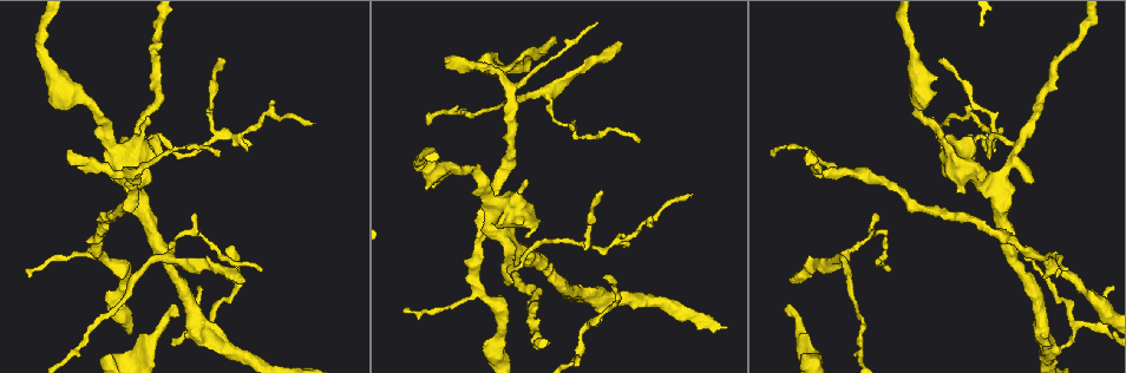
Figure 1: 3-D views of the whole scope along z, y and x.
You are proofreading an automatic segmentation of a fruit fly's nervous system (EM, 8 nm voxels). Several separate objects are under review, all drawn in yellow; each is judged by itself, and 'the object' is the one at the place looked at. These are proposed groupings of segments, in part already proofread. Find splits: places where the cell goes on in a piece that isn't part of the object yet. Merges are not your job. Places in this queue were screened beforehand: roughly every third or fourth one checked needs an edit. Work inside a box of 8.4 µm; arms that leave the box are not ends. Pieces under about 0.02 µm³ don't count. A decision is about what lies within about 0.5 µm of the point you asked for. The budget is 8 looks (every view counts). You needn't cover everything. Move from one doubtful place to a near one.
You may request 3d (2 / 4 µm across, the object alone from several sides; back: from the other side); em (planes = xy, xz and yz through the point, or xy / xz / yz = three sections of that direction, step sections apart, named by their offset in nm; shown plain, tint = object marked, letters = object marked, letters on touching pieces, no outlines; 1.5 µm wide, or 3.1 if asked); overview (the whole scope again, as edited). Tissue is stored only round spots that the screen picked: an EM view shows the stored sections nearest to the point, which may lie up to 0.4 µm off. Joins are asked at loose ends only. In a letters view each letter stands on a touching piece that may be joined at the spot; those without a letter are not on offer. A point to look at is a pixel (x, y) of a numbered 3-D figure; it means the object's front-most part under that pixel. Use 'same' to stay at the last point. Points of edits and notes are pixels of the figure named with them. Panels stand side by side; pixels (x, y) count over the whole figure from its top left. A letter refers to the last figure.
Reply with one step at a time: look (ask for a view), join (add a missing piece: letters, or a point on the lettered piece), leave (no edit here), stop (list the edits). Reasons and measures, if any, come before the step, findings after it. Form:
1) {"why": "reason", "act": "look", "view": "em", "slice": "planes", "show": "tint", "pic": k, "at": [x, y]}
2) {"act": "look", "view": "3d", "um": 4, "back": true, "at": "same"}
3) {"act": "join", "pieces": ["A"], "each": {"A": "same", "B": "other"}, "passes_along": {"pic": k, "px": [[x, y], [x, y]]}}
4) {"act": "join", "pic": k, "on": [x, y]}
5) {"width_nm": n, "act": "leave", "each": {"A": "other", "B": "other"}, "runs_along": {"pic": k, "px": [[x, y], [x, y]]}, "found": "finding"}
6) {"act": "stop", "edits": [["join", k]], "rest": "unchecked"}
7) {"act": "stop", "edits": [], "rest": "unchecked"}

{"why": "branch stops here", "act": "look", "view": "3d", "um": 2, "pic": 1, "at": [555, 37]}

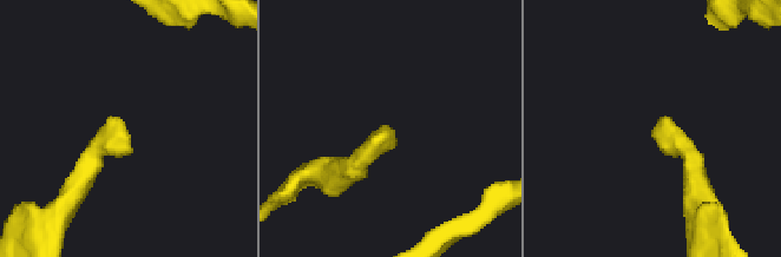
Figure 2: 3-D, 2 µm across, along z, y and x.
{"act": "look", "view": "em", "slice": "yz", "step": 8, "show": "tint", "pic": 2, "at": [384, 132]}

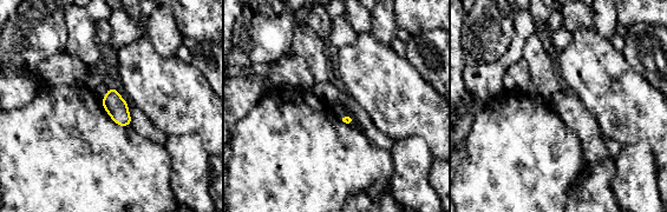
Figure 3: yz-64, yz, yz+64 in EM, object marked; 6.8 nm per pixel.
{"act": "look", "view": "em", "slice": "planes", "show": "letters", "at": "same"}

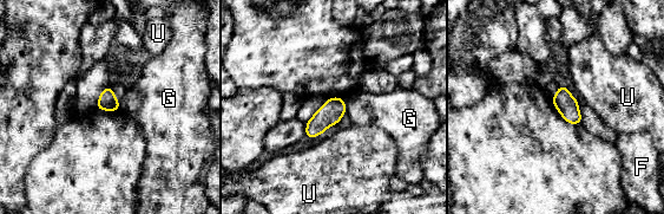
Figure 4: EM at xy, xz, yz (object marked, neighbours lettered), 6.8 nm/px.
{"longest_contact_nm": ["G", 70], "act": "leave", "each": {"F": "other", "G": "other", "U": "other"}, "border": {"pic": 4, "px": [[344, 103], [346, 112]]}, "found": "no lettered piece goes on from it"}

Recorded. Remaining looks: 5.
{"why": "branch stops here", "act": "look", "view": "3d", "um": 4, "pic": 1, "at": [447, 64]}

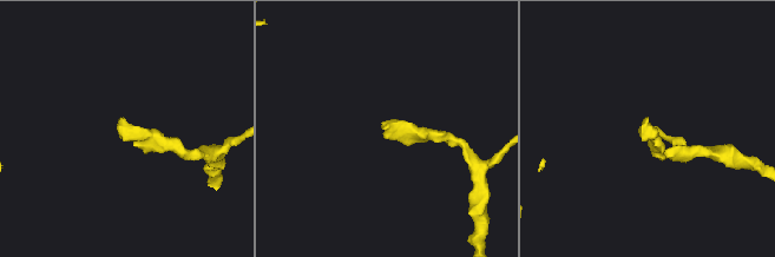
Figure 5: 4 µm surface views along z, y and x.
{"act": "look", "view": "em", "slice": "yz", "step": 4, "show": "tint", "pic": 5, "at": [386, 129]}

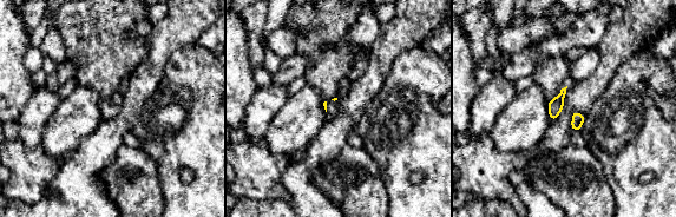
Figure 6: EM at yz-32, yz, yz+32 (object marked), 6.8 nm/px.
{"act": "look", "view": "em", "slice": "planes", "show": "letters", "at": "same"}

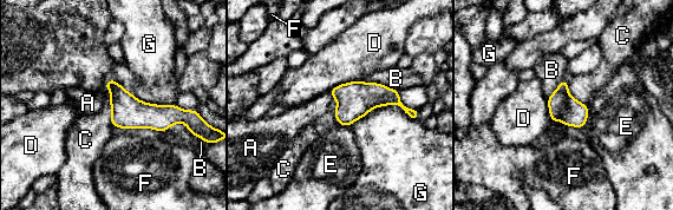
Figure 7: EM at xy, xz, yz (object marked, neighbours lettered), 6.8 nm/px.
{"width_nm": 190, "act": "join", "pieces": ["A"], "each": {"A": "same", "B": "other", "C": "other", "D": "other", "E": "other", "F": "other", "G": "other"}, "found": "it goes on there"}

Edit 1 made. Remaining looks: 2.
{"act": "stop", "edits": [["join", 7]], "rest": "unchecked"}

